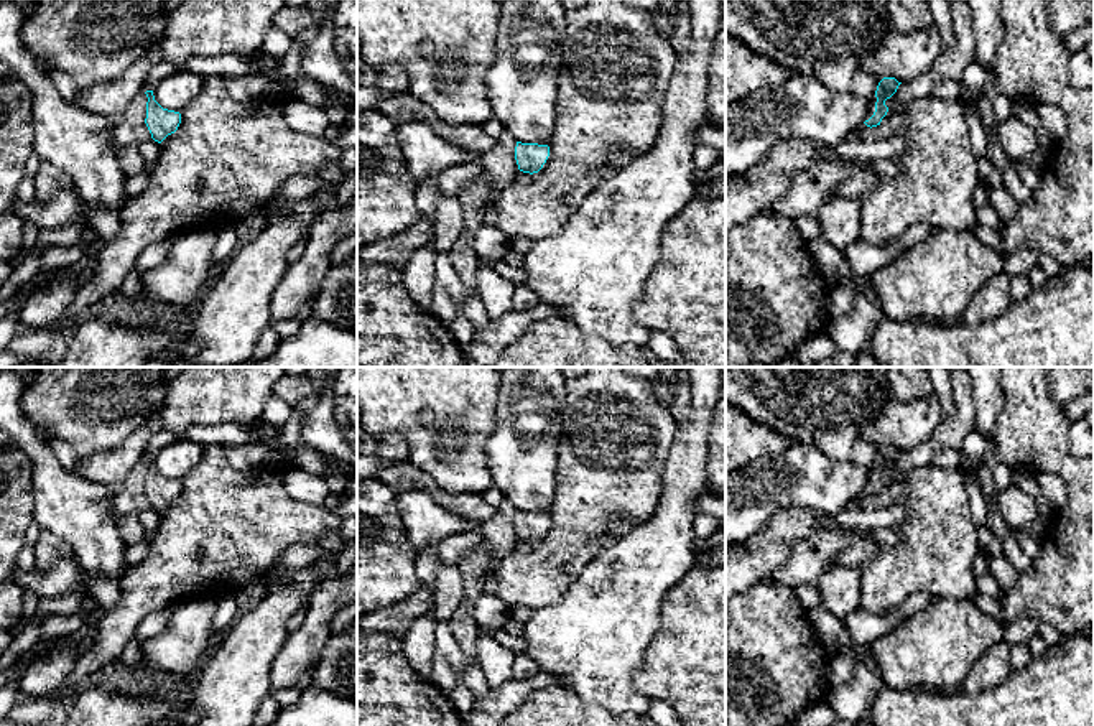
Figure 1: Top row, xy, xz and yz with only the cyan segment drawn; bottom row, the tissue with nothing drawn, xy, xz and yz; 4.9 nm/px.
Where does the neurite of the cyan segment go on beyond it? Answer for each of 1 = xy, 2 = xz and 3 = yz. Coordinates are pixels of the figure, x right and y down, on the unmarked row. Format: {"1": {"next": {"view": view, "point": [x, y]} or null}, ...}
{"1": {"next": null}, "2": {"next": null}, "3": {"next": null}}

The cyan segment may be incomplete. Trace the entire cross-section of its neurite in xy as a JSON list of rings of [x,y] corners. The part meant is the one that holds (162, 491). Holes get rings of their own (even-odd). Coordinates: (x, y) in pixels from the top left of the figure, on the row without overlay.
[[[146,459],[145,463],[148,466],[145,492],[151,502],[151,507],[161,512],[168,504],[178,499],[181,492],[181,482],[163,477],[155,469],[153,459]]]

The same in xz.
[[[517,510],[515,528],[518,538],[523,542],[530,542],[530,543],[538,542],[546,532],[548,525],[549,525],[548,514]]]

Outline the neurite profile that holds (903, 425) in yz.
[[[934,393],[911,402],[892,398],[860,438],[878,451],[883,446],[895,446],[903,453],[928,440],[943,418],[944,408]]]

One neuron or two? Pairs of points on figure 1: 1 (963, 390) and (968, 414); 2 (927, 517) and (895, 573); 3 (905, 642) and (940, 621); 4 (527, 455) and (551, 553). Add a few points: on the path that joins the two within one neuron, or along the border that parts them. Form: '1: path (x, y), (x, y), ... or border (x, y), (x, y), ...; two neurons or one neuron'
1: path (963, 395), (964, 409); one neuron
2: path (927, 530), (927, 542), (908, 560); one neuron
3: path (913, 642), (918, 642), (931, 629); one neuron
4: border (556, 474), (556, 494), (548, 514); two neurons

